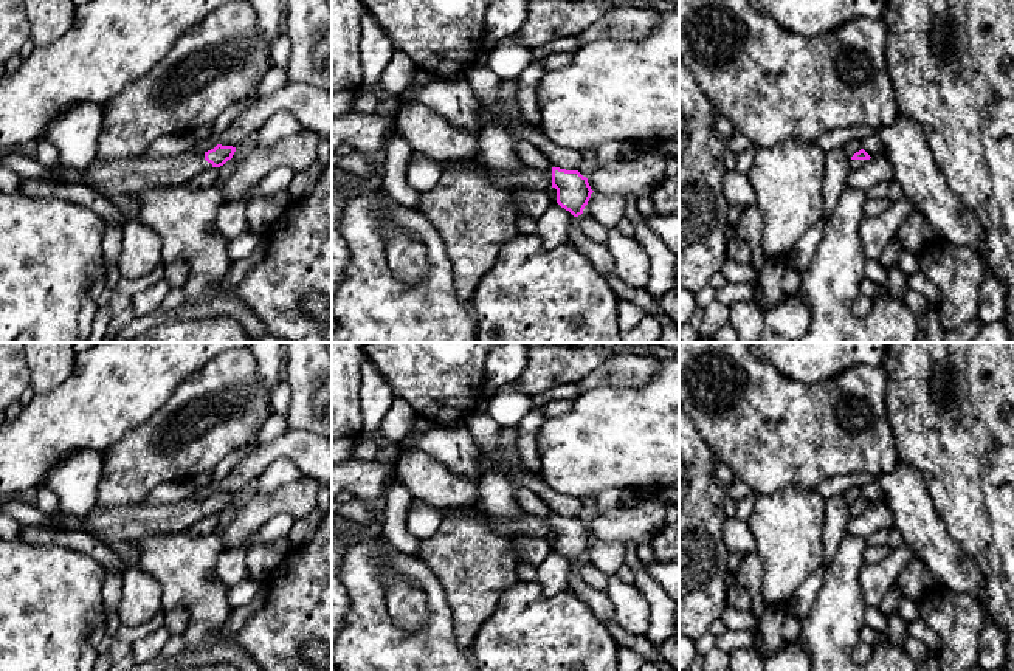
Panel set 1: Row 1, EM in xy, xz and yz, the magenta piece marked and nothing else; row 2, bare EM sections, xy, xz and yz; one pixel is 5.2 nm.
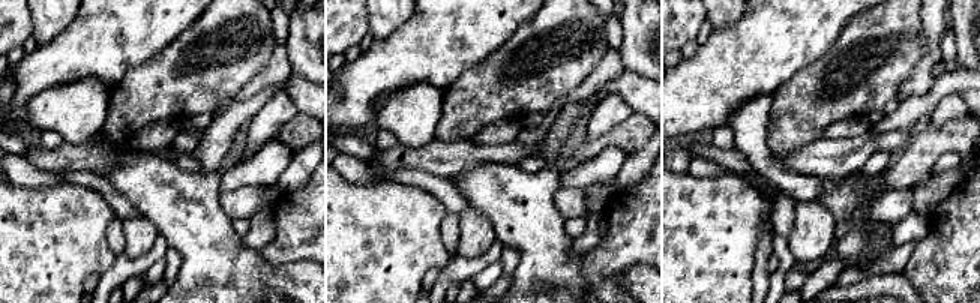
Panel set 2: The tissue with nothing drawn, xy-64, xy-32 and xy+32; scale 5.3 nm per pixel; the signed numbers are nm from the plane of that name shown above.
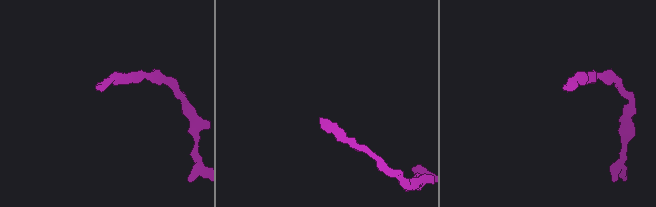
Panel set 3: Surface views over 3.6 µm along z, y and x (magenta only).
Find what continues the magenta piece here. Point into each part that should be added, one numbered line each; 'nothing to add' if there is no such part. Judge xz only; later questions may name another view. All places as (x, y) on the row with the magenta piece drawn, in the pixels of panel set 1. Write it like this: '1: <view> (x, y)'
1: xz (526, 177)

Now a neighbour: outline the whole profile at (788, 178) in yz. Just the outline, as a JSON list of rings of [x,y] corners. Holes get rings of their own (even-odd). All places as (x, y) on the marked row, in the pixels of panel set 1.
[[[788,139],[774,147],[755,147],[747,178],[763,215],[764,257],[788,259],[823,217],[825,157],[814,141]]]

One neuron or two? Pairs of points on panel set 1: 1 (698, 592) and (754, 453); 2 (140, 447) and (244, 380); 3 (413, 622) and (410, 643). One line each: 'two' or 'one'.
1: two
2: one
3: two

